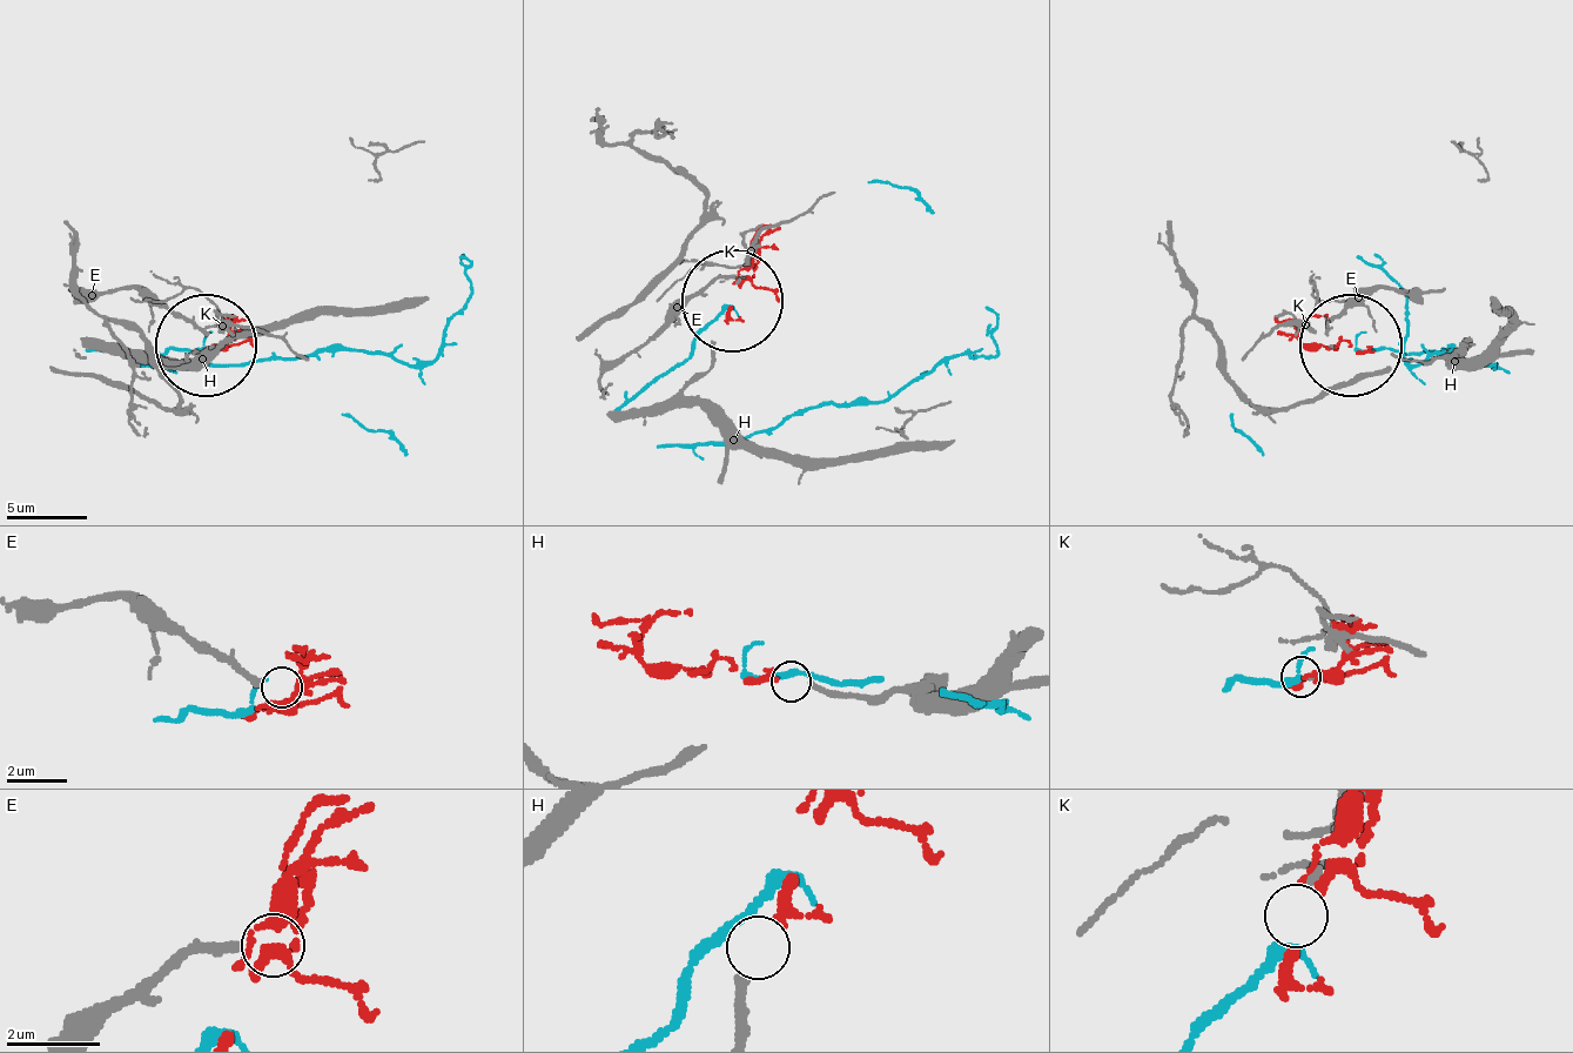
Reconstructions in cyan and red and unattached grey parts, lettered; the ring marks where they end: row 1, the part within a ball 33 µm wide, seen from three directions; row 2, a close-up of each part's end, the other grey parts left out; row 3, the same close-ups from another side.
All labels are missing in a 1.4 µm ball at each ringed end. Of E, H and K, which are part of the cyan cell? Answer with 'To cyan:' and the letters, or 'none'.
To cyan: K

